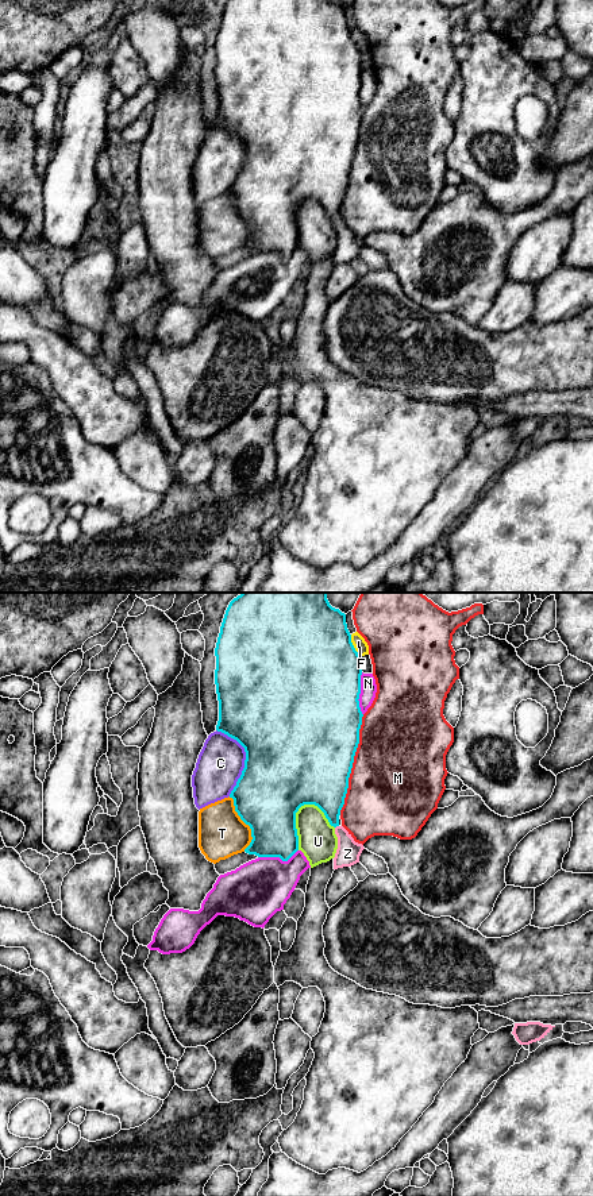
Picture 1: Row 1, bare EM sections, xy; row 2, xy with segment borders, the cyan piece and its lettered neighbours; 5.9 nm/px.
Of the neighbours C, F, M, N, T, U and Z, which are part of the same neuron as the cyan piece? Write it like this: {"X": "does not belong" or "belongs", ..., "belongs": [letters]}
{"C": "belongs", "F": "does not belong", "M": "does not belong", "N": "does not belong", "T": "does not belong", "U": "does not belong", "Z": "belongs", "belongs": ["C", "Z"]}

